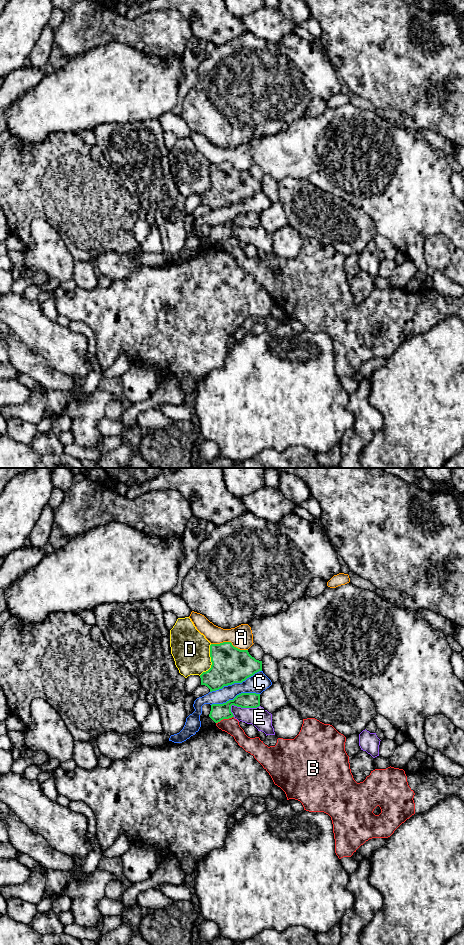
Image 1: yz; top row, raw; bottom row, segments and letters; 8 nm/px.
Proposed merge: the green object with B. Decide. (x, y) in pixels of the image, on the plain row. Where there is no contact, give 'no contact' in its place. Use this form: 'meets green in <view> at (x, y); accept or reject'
meets green in yz at (224, 238); reject

